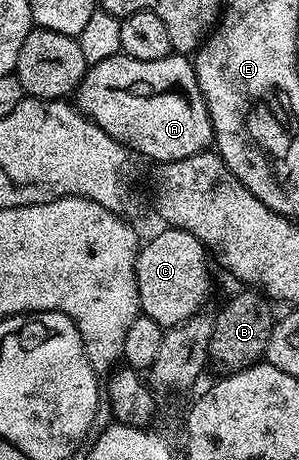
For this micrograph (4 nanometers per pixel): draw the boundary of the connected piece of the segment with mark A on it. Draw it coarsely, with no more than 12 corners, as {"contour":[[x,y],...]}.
{"contour":[[192,60],[89,65],[75,104],[156,163],[213,145]]}

